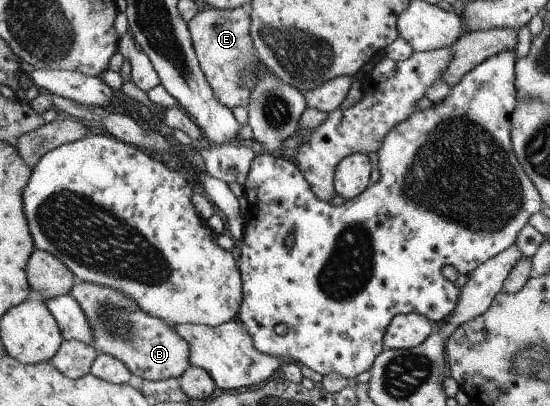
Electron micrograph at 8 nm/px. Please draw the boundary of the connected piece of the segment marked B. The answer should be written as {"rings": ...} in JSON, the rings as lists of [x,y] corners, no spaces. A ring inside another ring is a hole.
{"rings":[[[77,281],[72,285],[69,295],[78,303],[86,323],[92,331],[92,347],[96,352],[108,353],[120,361],[134,381],[178,379],[190,366],[188,343],[180,339],[172,326],[162,319],[153,317],[138,309],[138,305],[124,297],[124,293],[110,287]]]}

